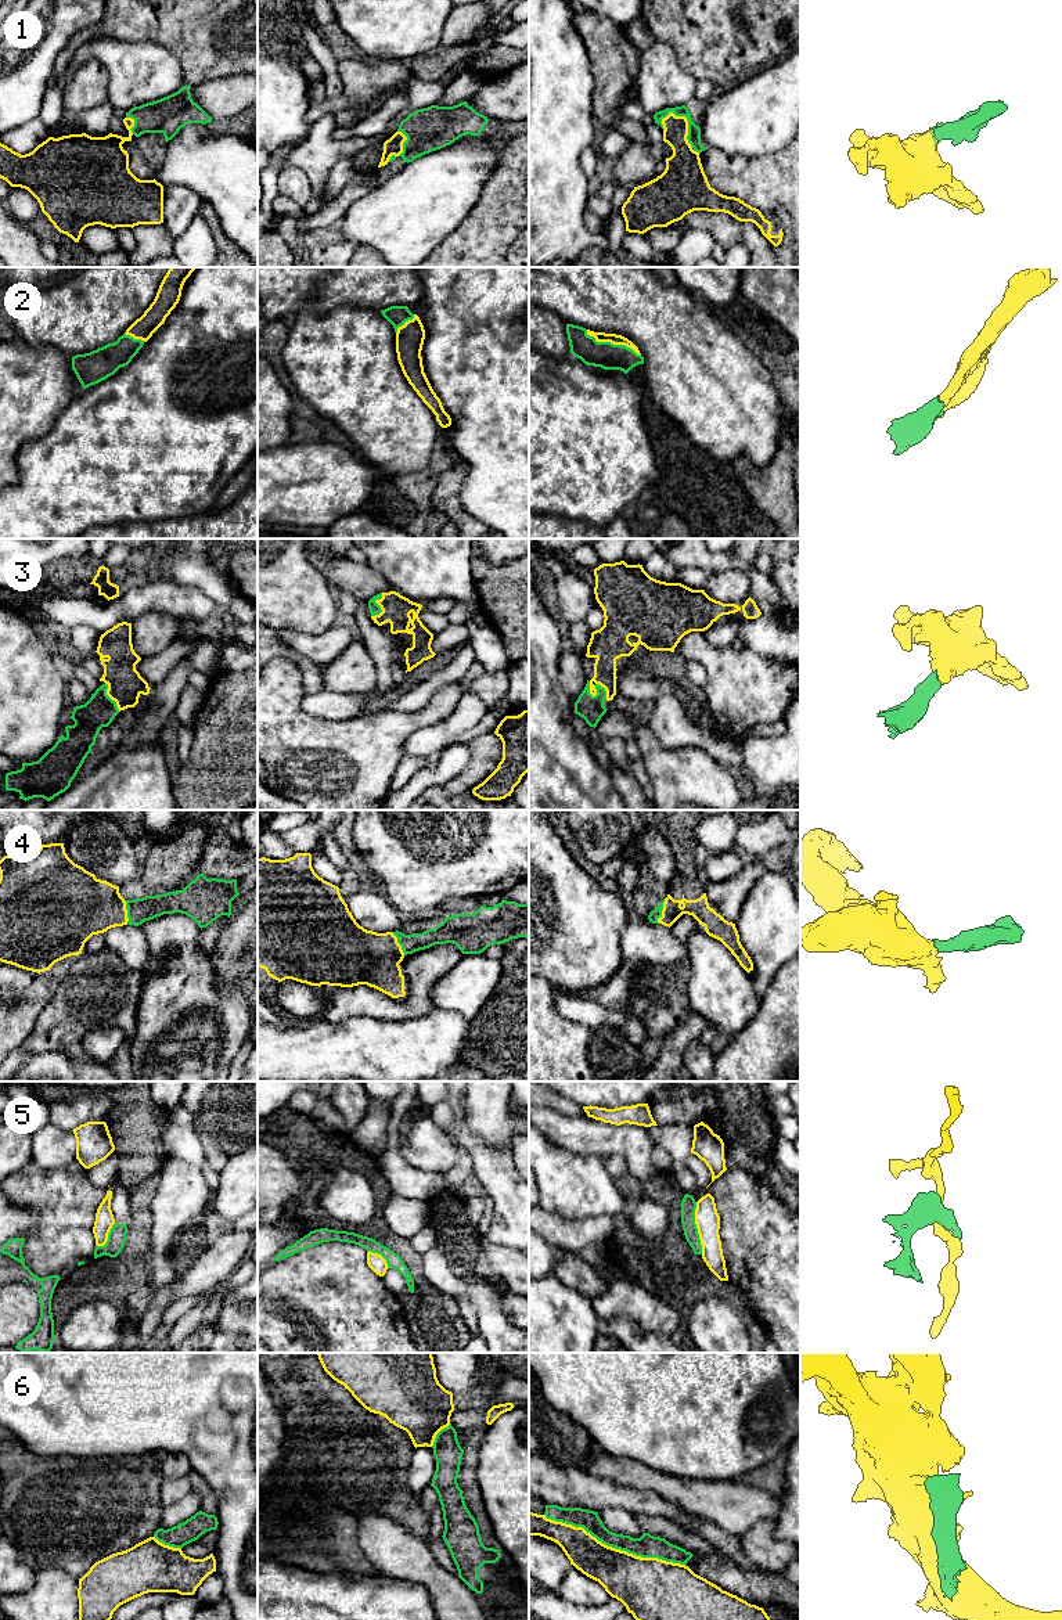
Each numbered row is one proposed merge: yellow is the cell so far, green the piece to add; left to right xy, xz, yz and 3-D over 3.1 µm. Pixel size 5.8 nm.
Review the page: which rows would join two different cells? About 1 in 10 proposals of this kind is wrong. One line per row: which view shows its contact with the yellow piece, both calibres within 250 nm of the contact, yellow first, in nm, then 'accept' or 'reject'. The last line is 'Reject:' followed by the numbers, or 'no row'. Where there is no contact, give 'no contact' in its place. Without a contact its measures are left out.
1: contact in yz; calibres 200 and 80 nm; accept
2: contact in yz; calibres 60 and 160 nm; accept
3: contact in yz; calibres 170 and 150 nm; accept
4: contact in yz; calibres 120 and 60 nm; accept
5: contact in yz; calibres 140 and 90 nm; reject
6: contact in yz; calibres 300 and 140 nm; accept
Reject: 5

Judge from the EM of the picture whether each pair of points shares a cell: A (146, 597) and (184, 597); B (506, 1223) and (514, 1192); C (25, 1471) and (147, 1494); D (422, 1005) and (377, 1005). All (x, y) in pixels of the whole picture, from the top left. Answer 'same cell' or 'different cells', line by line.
A: same cell
B: same cell
C: same cell
D: same cell

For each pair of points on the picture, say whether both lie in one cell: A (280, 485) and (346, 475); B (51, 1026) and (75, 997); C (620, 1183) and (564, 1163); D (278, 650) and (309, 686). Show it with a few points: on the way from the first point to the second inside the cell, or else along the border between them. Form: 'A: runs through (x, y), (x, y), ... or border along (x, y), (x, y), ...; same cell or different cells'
A: runs through (296, 485), (316, 485), (330, 481); same cell
B: runs through (58, 1019), (74, 1004); same cell
C: border along (612, 1180), (623, 1195), (641, 1195); different cells
D: runs through (290, 654), (309, 670), (309, 674); same cell

